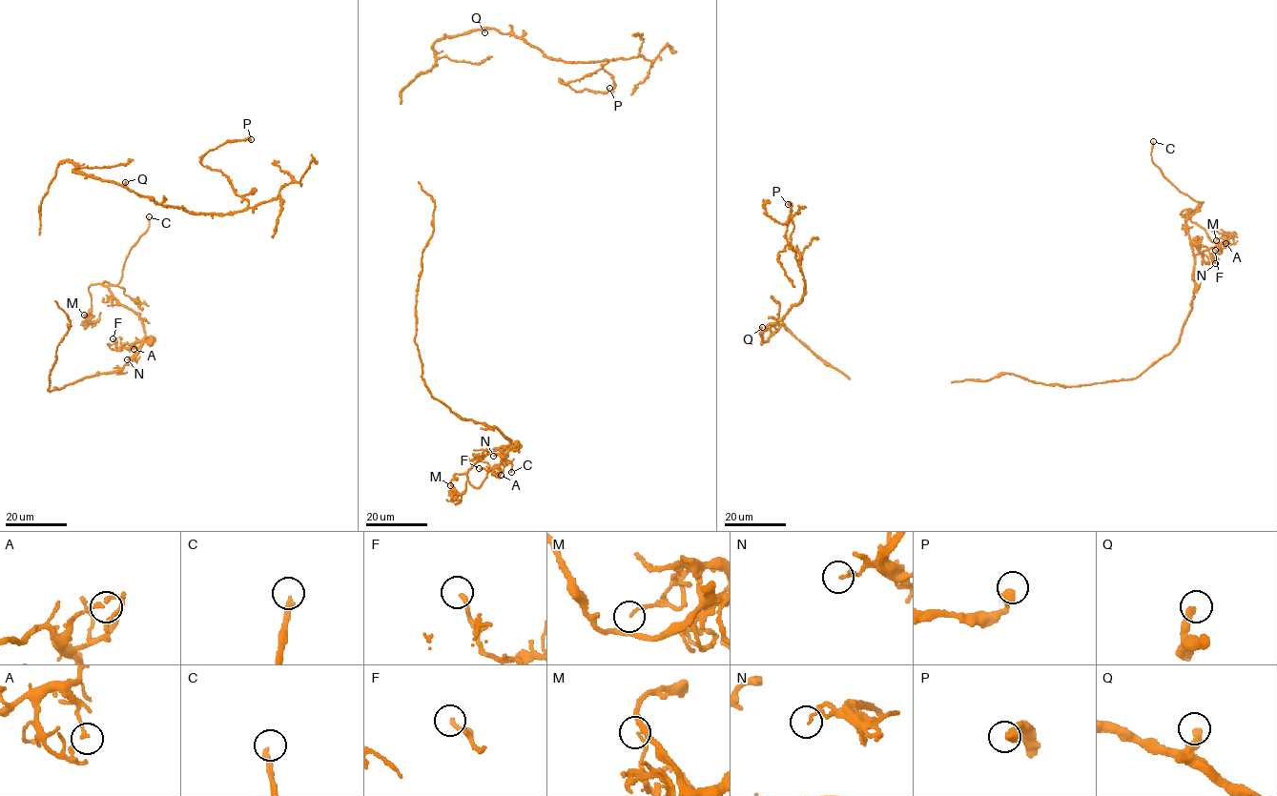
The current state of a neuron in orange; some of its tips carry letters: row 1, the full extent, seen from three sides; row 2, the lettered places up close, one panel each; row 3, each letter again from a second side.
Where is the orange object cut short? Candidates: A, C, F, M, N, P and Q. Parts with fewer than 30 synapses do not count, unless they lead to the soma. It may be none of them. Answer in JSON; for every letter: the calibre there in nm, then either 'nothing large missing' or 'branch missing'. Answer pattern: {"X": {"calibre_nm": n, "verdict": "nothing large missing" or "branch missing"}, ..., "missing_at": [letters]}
{"A": {"calibre_nm": 160, "verdict": "nothing large missing"}, "C": {"calibre_nm": 200, "verdict": "branch missing"}, "F": {"calibre_nm": 200, "verdict": "nothing large missing"}, "M": {"calibre_nm": 130, "verdict": "nothing large missing"}, "N": {"calibre_nm": 140, "verdict": "nothing large missing"}, "P": {"calibre_nm": 420, "verdict": "nothing large missing"}, "Q": {"calibre_nm": 320, "verdict": "nothing large missing"}, "missing_at": ["C"]}

